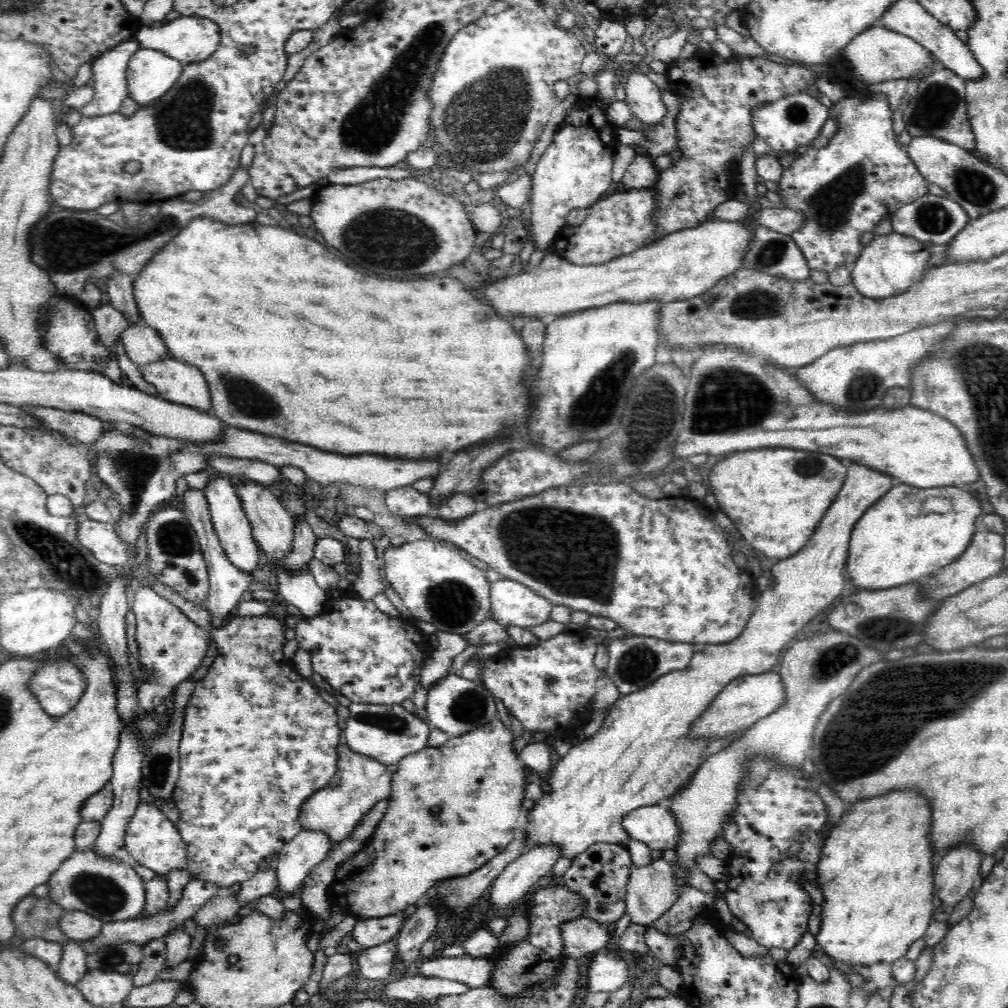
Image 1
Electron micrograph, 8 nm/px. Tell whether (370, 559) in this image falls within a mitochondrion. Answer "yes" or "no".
no

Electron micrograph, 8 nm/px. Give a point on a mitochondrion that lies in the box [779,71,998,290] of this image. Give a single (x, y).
(831, 205)

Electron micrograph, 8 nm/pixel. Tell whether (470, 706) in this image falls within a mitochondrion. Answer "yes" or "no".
yes

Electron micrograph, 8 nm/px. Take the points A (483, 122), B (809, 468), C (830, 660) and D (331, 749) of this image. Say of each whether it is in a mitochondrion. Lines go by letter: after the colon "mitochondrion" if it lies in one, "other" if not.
A: mitochondrion
B: mitochondrion
C: mitochondrion
D: other

